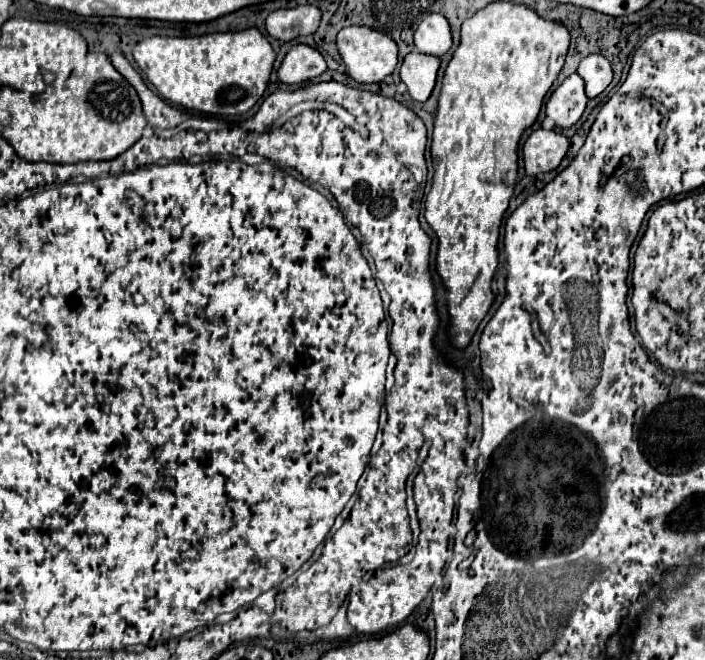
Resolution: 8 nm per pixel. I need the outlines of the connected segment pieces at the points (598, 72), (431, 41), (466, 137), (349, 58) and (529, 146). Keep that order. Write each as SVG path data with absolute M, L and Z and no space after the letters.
M587 55L579 67L577 73L583 77L585 81L585 91L587 97L597 97L613 79L613 71L609 61L603 55Z
M441 13L427 15L415 31L415 49L419 53L441 57L451 49L451 29Z
M495 1L493 5L487 5L485 9L479 9L477 15L469 17L463 21L461 25L461 43L457 47L457 51L453 53L453 59L449 61L447 69L445 69L445 77L443 77L443 83L441 83L441 95L439 95L439 107L437 107L437 117L435 117L435 129L433 129L433 137L431 137L431 155L435 159L435 177L433 177L433 185L431 185L431 191L427 195L427 201L425 201L425 217L429 221L429 225L433 227L433 231L437 233L439 237L439 249L437 249L437 273L441 275L445 287L449 289L449 297L447 297L447 303L449 303L449 315L451 315L451 327L449 327L449 333L451 333L451 341L457 345L457 347L465 347L477 325L481 323L481 319L487 315L495 295L491 291L491 281L493 281L493 275L495 275L495 269L497 269L497 241L499 241L499 227L501 227L501 221L503 221L503 213L507 211L509 207L509 199L513 195L513 185L515 185L515 179L517 179L517 145L519 145L519 139L523 135L523 131L527 127L531 127L539 115L539 109L543 105L543 97L547 95L547 91L551 89L553 81L557 79L559 71L563 69L563 63L565 63L565 55L567 55L567 49L569 49L569 43L571 43L571 35L569 35L569 29L561 23L561 21L551 21L551 19L543 19L533 7L527 7L527 5L517 5L517 3L511 3L511 1Z
M345 27L337 35L337 49L341 61L345 63L347 75L357 83L379 83L393 73L397 65L397 45L385 33L379 33L369 27Z
M535 129L523 143L523 163L527 175L539 175L559 167L569 141L565 135L547 129Z

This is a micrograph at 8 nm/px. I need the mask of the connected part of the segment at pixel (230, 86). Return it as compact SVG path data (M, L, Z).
M249 27L201 37L149 37L135 45L133 59L165 99L207 115L239 115L261 99L275 51L257 27Z

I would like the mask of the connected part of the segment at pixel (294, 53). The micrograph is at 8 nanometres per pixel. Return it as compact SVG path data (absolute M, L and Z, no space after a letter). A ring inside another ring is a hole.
M299 43L285 55L285 59L277 71L277 77L283 83L293 85L293 83L309 81L309 79L321 75L325 69L327 69L327 65L325 65L323 55L317 49L313 49L305 43Z

